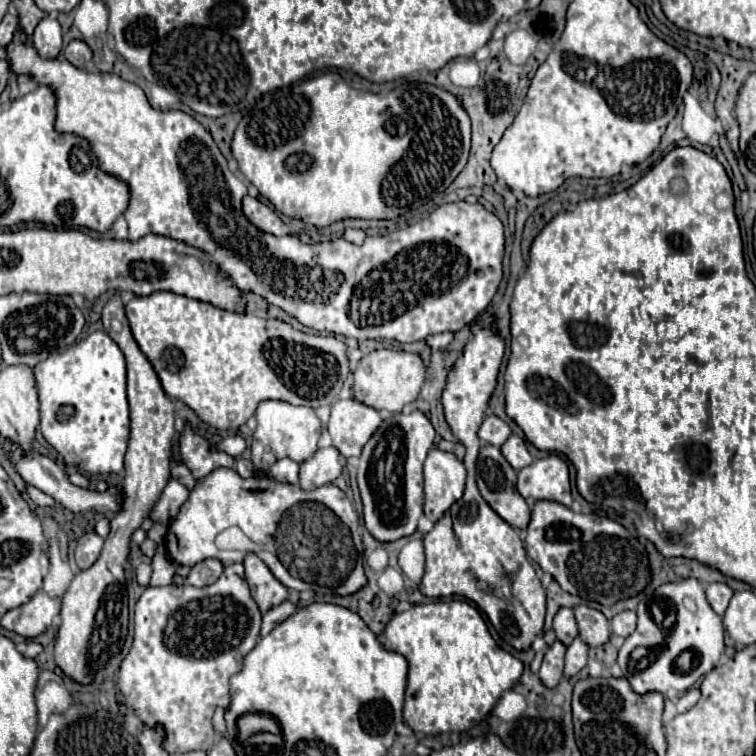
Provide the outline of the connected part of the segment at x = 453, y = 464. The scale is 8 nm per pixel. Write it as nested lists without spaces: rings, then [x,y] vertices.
[[[431,448],[423,464],[423,512],[431,522],[437,522],[449,506],[463,496],[465,466],[453,454]]]

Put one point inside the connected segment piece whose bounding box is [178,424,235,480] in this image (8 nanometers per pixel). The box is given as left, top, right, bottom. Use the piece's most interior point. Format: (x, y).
(193, 449)

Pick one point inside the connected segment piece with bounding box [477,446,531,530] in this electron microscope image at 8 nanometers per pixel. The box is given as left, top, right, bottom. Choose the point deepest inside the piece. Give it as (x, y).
(496, 479)

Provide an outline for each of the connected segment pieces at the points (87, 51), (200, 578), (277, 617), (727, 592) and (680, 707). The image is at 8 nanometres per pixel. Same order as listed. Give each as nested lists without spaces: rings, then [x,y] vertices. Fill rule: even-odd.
[[[73,40],[67,44],[67,48],[63,50],[65,52],[65,58],[77,66],[77,68],[85,68],[85,64],[93,58],[93,50],[87,46],[87,42],[83,40]]]
[[[207,559],[203,562],[199,562],[197,566],[191,568],[189,576],[181,577],[175,575],[173,583],[181,586],[195,586],[201,588],[201,586],[210,585],[215,582],[223,572],[223,565],[217,559]]]
[[[285,600],[275,608],[269,608],[263,614],[263,628],[261,628],[261,636],[269,634],[269,630],[273,630],[273,626],[277,626],[277,622],[283,622],[285,618],[289,618],[289,614],[293,614],[293,610],[297,610],[297,604]]]
[[[713,582],[713,584],[707,586],[705,594],[707,594],[707,602],[711,604],[711,608],[721,616],[727,610],[727,604],[729,604],[729,600],[733,596],[733,590],[727,584]]]
[[[691,688],[691,690],[687,690],[687,692],[679,698],[679,702],[677,702],[677,712],[687,712],[689,708],[693,708],[693,706],[697,704],[699,696],[701,696],[699,688]]]

